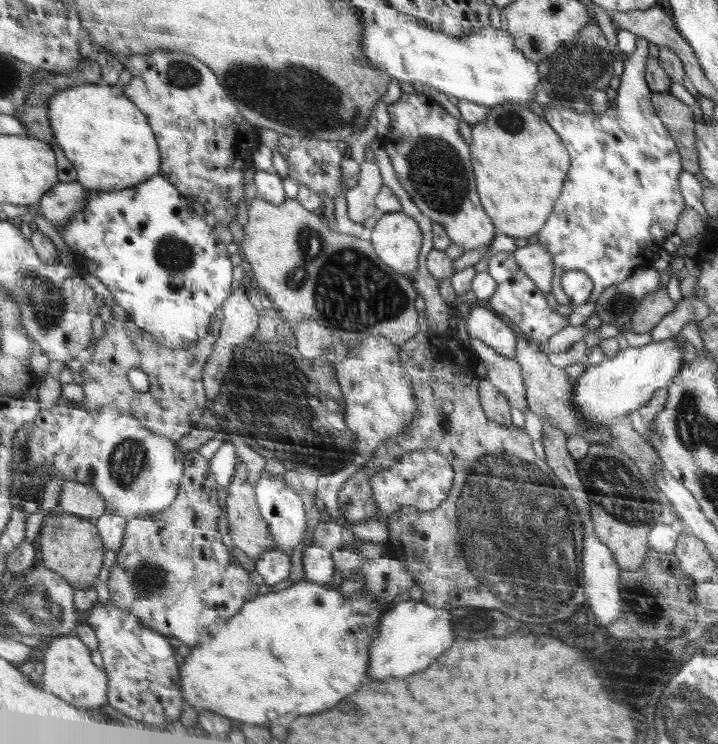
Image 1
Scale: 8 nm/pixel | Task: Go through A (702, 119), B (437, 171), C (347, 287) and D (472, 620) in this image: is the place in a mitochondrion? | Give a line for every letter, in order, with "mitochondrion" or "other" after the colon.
A: other
B: mitochondrion
C: mitochondrion
D: mitochondrion

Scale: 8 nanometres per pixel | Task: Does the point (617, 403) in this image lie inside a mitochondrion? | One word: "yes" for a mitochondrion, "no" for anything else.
no

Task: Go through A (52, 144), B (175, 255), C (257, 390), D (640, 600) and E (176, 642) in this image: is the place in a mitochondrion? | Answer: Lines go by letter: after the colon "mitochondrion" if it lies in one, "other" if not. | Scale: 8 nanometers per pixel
A: other
B: mitochondrion
C: mitochondrion
D: mitochondrion
E: other

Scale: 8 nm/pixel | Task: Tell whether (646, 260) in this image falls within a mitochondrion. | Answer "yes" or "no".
no

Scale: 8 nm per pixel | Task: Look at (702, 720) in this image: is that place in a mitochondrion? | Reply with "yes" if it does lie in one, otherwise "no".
yes

